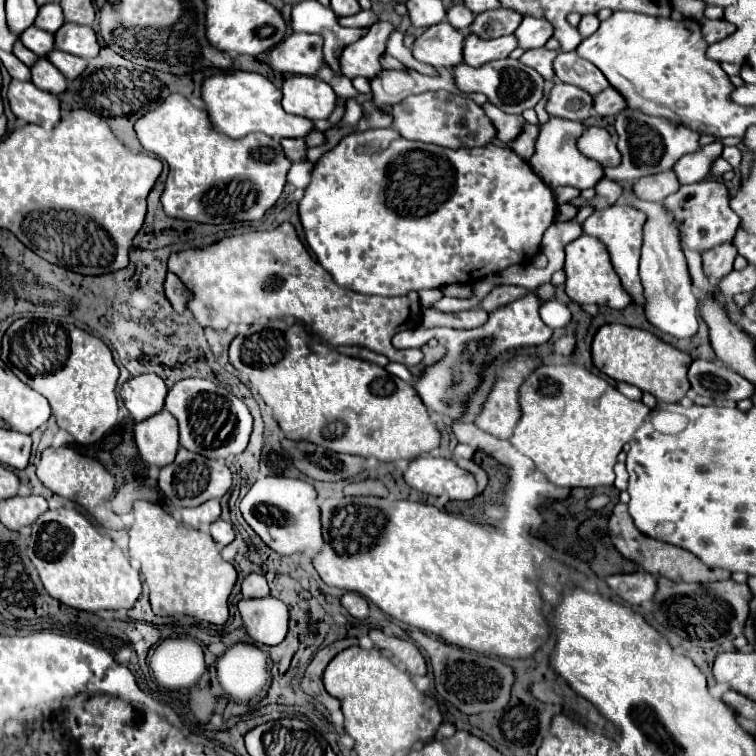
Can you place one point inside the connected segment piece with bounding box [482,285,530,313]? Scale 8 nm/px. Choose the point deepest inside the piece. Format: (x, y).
(503, 294)

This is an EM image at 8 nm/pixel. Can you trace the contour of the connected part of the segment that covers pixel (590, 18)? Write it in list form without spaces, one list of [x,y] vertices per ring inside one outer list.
[[[584,15],[578,25],[578,31],[582,37],[588,37],[590,33],[594,33],[594,29],[598,29],[598,25],[600,25],[600,19],[596,15]]]

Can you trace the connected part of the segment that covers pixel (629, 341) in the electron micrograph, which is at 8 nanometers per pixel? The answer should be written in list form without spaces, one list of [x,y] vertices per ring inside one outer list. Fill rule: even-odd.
[[[618,323],[602,325],[598,329],[598,333],[594,335],[592,359],[594,359],[594,365],[608,377],[618,379],[618,381],[628,381],[628,383],[640,387],[642,391],[652,393],[658,401],[678,403],[686,397],[686,391],[690,389],[686,371],[692,363],[692,357],[688,353],[664,343],[662,339],[658,339],[656,335],[652,335],[644,329],[618,325]]]

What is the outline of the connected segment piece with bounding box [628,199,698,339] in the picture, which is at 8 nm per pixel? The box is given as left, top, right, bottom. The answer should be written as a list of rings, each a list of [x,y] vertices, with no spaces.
[[[628,199],[628,205],[646,213],[644,223],[644,245],[640,257],[640,281],[644,287],[644,313],[646,319],[660,331],[688,339],[698,333],[698,299],[692,289],[692,279],[688,273],[684,247],[680,239],[680,229],[674,223],[672,213],[660,203],[648,203],[640,199]]]

